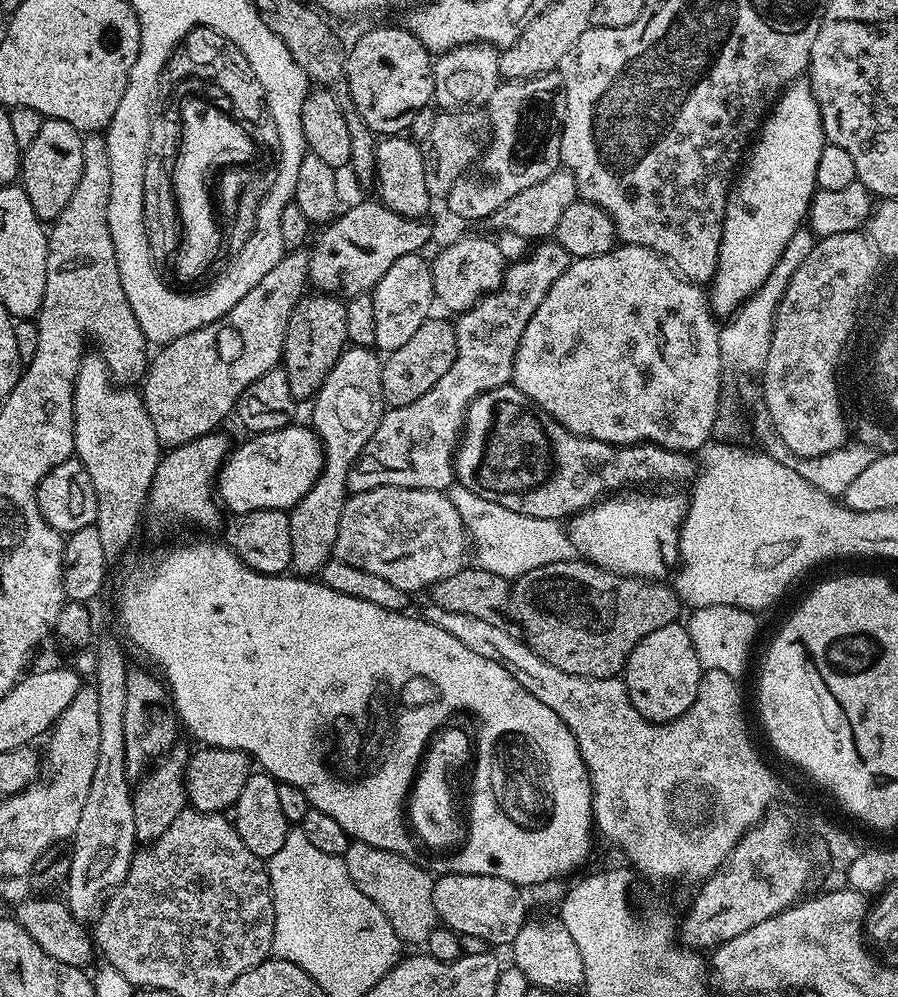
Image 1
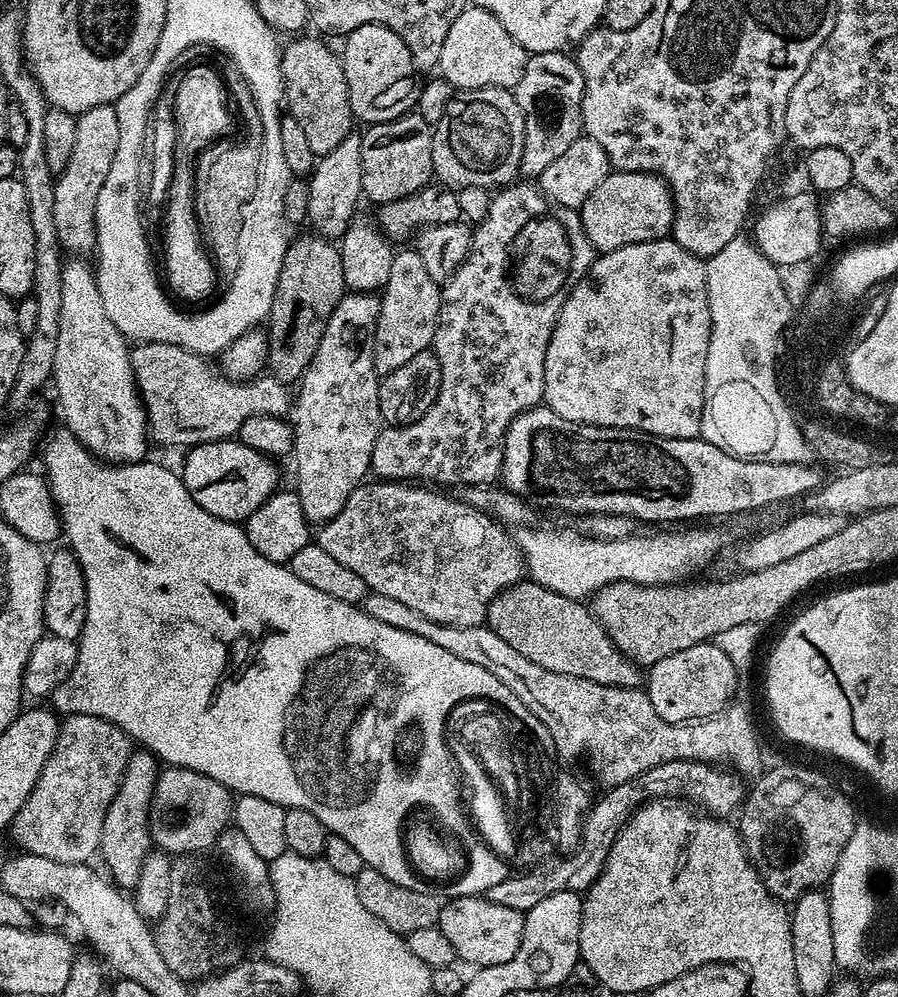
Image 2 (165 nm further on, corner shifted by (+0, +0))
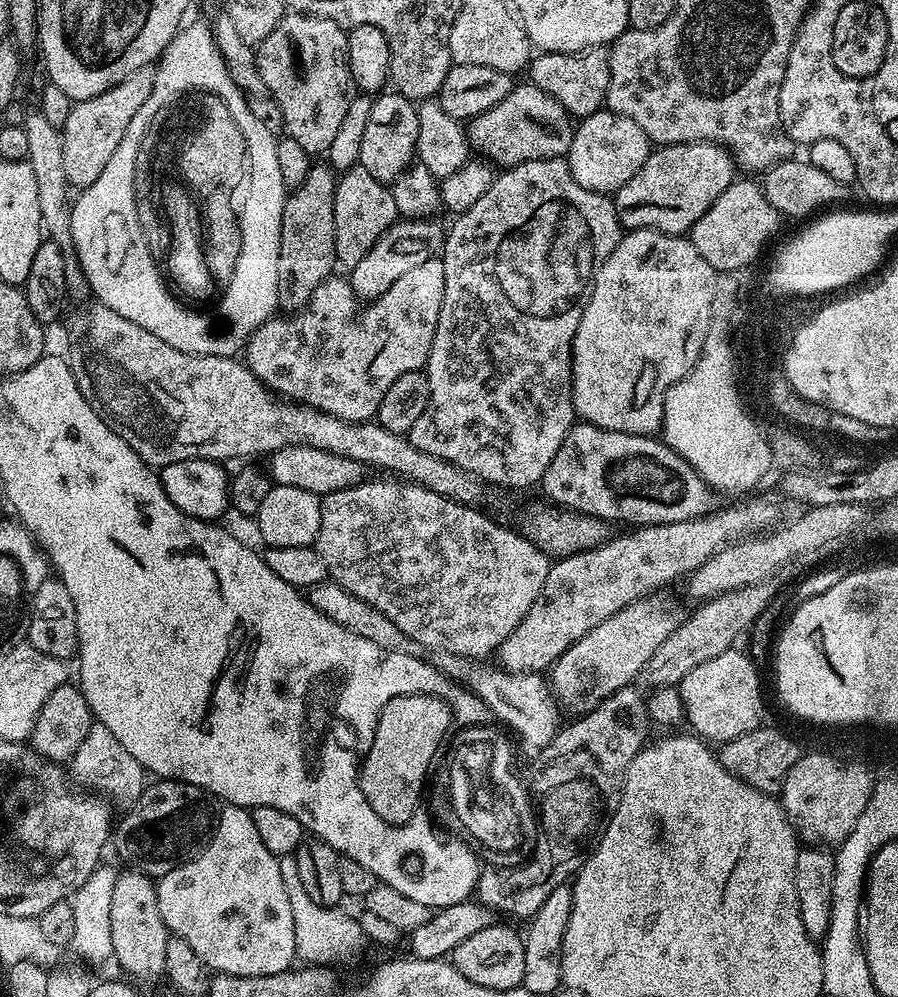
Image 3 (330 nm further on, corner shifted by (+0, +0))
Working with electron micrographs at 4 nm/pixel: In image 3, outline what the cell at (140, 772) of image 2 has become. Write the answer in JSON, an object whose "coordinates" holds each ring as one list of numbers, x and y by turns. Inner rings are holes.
{"coordinates":[[124,870,117,875,110,903,110,929,112,956,129,972,127,975,133,981,156,980,164,976,166,942,170,933,166,922,162,922,162,914,158,914,158,894,153,877,135,870]]}

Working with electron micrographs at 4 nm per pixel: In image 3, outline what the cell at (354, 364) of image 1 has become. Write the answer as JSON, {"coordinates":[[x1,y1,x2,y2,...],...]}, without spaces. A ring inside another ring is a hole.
{"coordinates":[[407,218,397,219,396,223,370,246,366,258,358,262,358,266,350,269,350,292,360,299,360,302,371,302,378,299,406,270,414,270,414,266,422,266,422,262,433,259,441,251,444,237,446,235,445,225,439,224,439,219,429,218,427,220,409,220]]}

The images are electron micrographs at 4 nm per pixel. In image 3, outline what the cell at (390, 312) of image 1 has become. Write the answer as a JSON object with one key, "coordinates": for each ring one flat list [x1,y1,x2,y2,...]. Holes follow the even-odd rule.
{"coordinates":[[443,259,427,260,422,262,422,266,414,266,414,270,406,270,406,274,402,274,402,278,398,278,386,294,365,303,356,320,344,320,346,280,339,274,333,274,321,282,314,294,310,294,310,302,305,308,291,314,273,315,264,325,253,330,243,349,243,359,249,370,273,394,317,408,320,412,337,416,339,420,371,421,382,398,386,398,386,390,390,390,402,374,421,371,427,365,445,286]]}

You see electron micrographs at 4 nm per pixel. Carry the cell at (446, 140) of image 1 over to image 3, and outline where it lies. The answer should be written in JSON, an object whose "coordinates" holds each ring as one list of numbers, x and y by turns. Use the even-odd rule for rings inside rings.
{"coordinates":[[531,82,517,83,498,102,482,114,467,121,466,135,469,149,477,157,499,166,513,168,531,160,559,160,567,157,574,131,574,117,552,96]]}

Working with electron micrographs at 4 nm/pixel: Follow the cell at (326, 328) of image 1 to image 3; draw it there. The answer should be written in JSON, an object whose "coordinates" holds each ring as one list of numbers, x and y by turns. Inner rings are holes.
{"coordinates":[[316,162,310,174,306,174,306,182,287,193,282,210,276,299,277,305,285,313,291,314,305,308,310,302,310,294,314,294,314,290,318,290,321,282,333,275,337,267,334,246,334,194,337,179,337,173,327,163]]}

